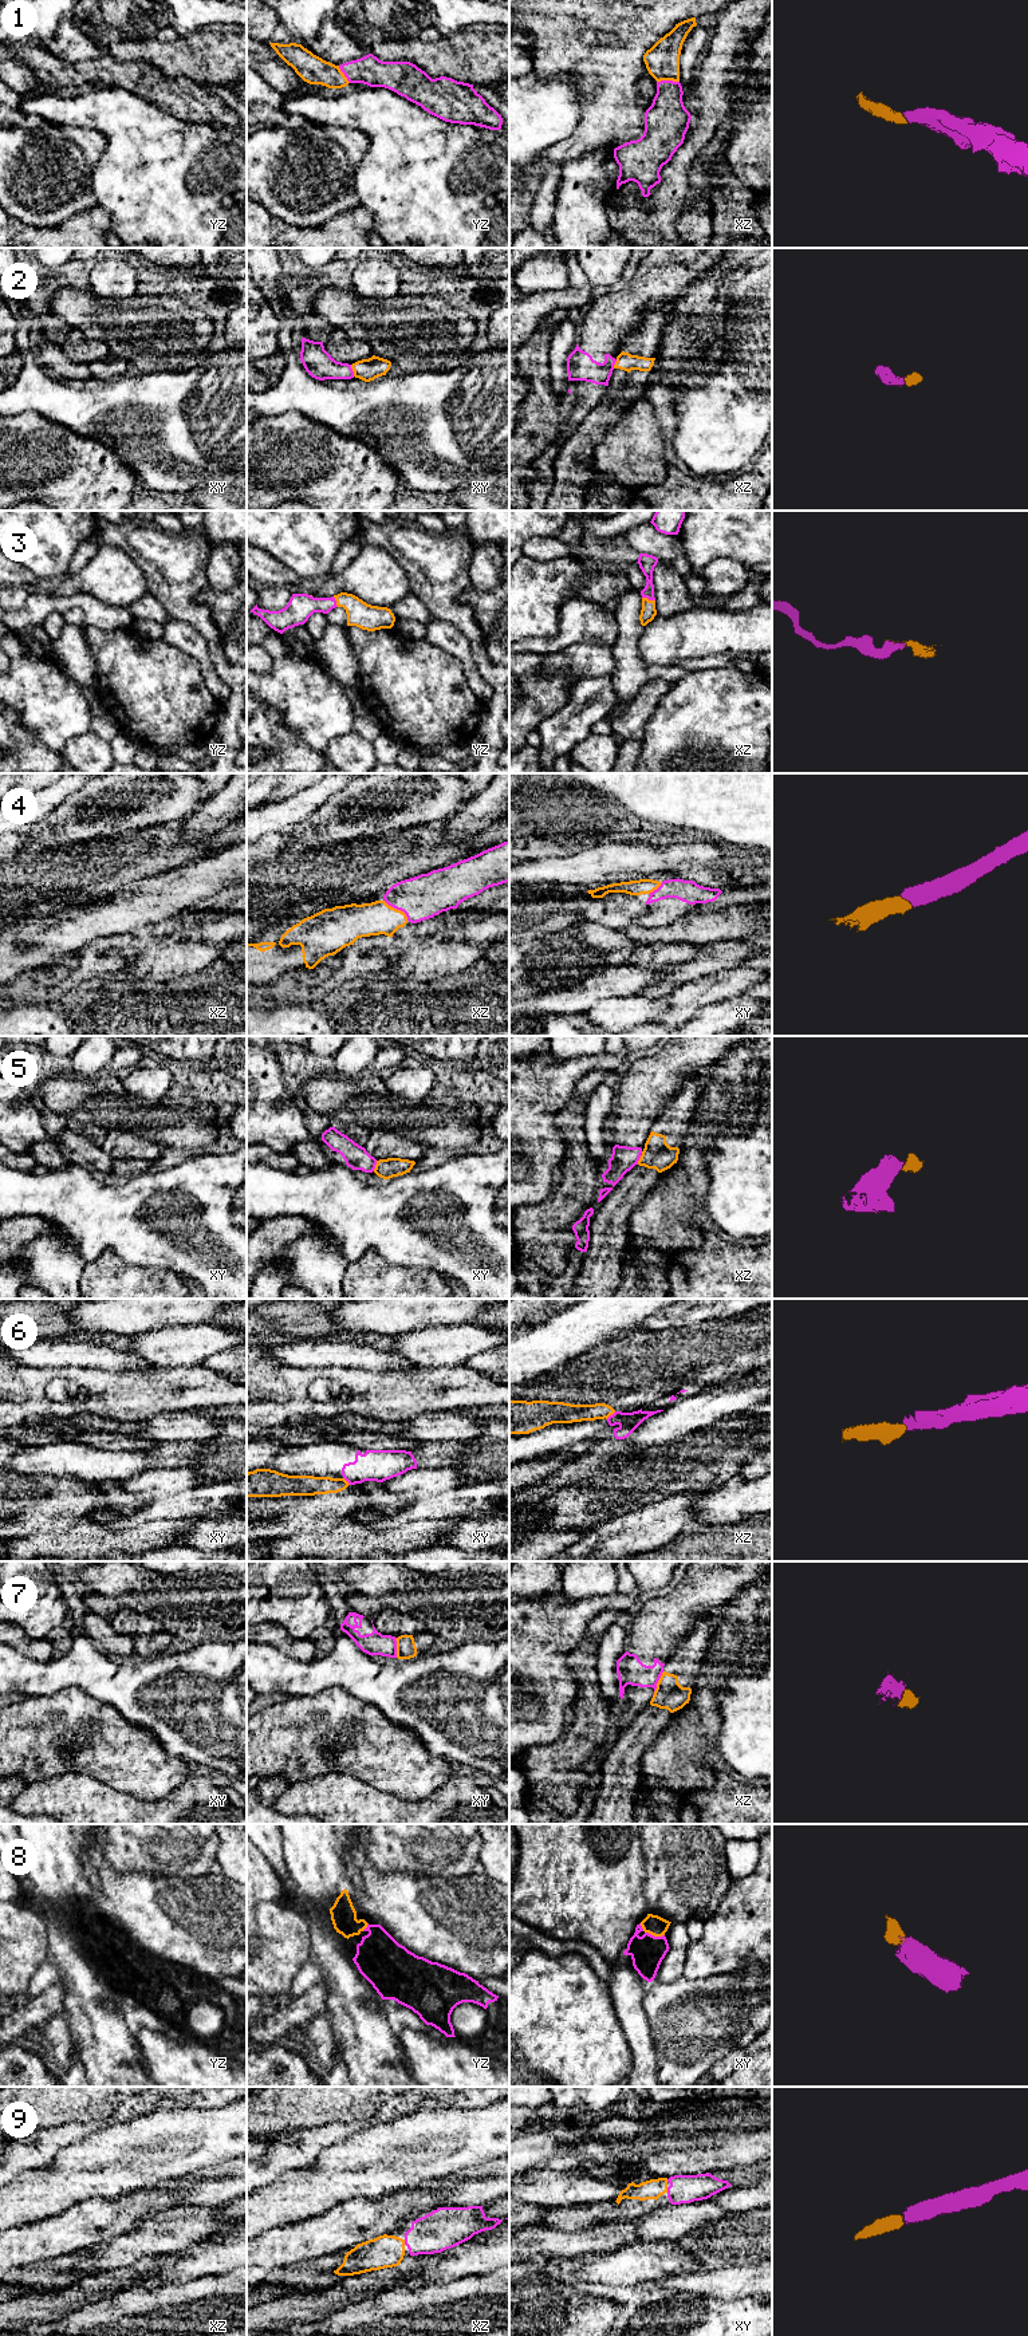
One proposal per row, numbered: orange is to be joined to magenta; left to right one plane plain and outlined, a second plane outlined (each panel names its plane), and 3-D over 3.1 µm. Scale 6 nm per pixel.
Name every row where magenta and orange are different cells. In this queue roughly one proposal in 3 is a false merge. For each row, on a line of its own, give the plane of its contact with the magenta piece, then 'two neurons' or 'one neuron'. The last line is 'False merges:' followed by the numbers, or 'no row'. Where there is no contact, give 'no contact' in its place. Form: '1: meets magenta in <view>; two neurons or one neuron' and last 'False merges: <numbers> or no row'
1: meets magenta in xz; one neuron
2: meets magenta in xy; two neurons
3: meets magenta in xz; one neuron
4: meets magenta in xz; one neuron
5: meets magenta in xy; two neurons
6: meets magenta in xz; two neurons
7: meets magenta in xz; two neurons
8: meets magenta in xy; one neuron
9: meets magenta in xz; one neuron
False merges: 2, 5, 6, 7

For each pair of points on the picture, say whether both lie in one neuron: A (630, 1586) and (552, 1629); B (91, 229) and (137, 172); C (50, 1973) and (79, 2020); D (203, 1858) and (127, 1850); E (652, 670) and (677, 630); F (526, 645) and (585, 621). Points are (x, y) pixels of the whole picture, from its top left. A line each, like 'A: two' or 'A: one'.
A: two
B: two
C: two
D: one
E: two
F: one

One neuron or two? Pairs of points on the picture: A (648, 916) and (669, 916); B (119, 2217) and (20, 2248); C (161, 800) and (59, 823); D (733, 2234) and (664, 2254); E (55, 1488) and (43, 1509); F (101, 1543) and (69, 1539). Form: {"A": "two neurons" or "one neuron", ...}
{"A": "one neuron", "B": "one neuron", "C": "one neuron", "D": "two neurons", "E": "one neuron", "F": "one neuron"}

